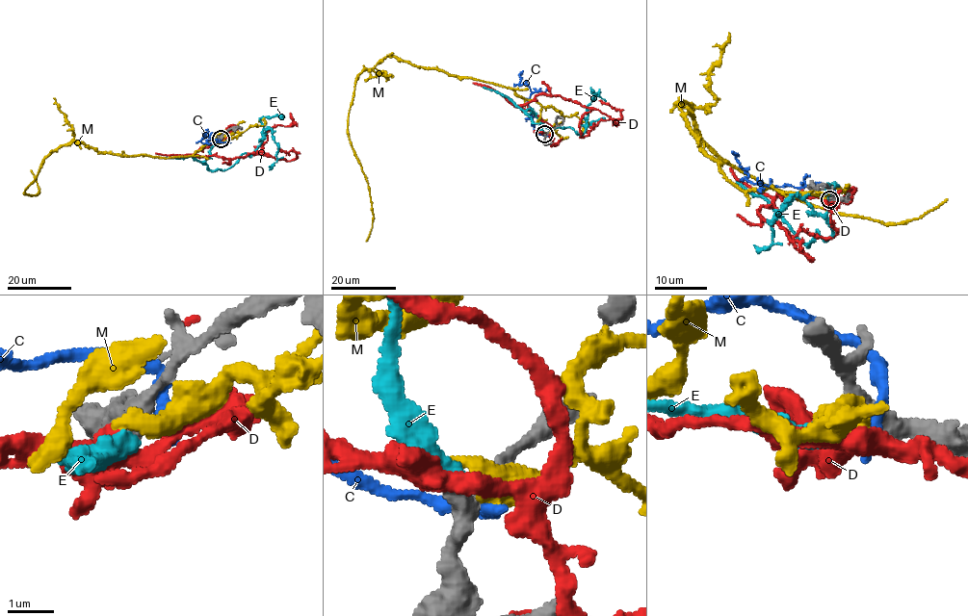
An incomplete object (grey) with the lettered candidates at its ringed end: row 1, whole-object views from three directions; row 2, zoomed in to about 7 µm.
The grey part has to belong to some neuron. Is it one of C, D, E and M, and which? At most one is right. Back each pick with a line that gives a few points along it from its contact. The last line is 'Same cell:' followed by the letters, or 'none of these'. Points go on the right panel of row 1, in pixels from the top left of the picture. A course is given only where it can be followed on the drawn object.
E: Its course: (829, 199), (801, 195), (778, 215), (806, 247), (825, 239), (833, 229), (793, 196), (773, 244), (753, 244)
Same cell: E

